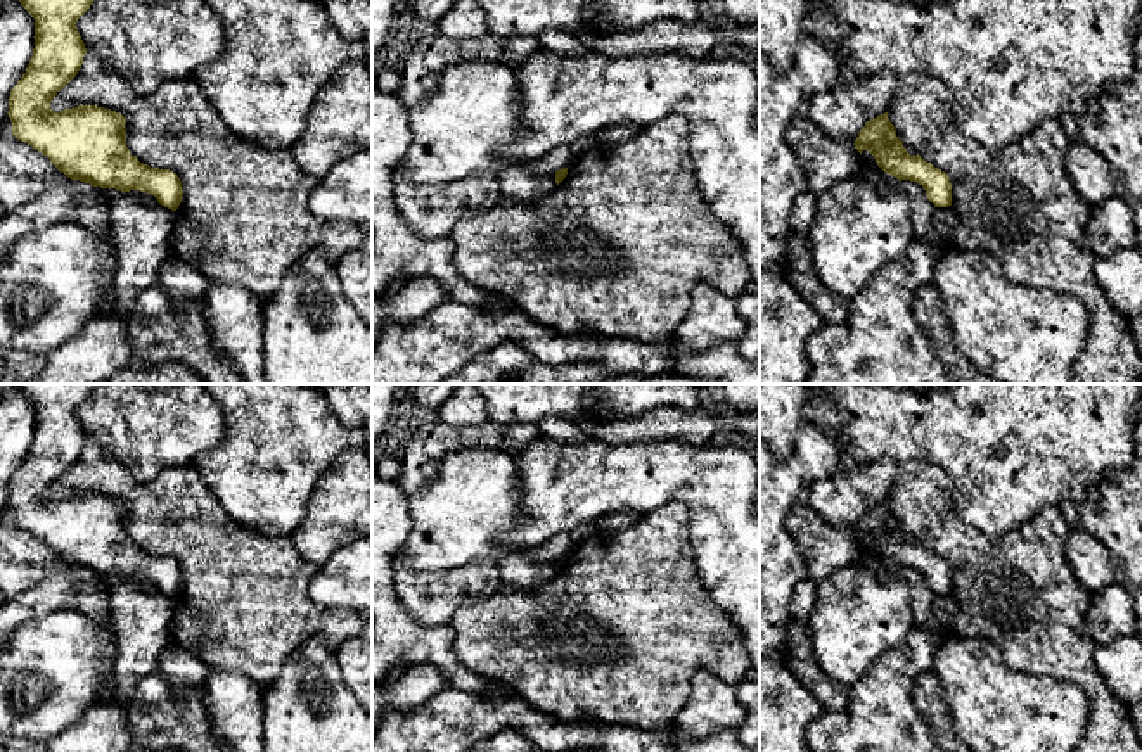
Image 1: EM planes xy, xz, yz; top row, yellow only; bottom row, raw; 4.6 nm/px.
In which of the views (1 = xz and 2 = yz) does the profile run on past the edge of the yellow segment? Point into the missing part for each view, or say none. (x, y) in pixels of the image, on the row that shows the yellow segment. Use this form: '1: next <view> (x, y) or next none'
1: next none
2: next none

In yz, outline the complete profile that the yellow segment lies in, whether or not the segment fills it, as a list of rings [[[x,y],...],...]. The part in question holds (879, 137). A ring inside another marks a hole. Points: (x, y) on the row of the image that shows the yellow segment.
[[[888,112],[867,121],[853,145],[860,154],[869,150],[884,173],[900,182],[917,182],[934,207],[952,206],[952,183],[948,175],[924,161],[919,154],[910,156],[907,152],[903,142],[896,137]]]

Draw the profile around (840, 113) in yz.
[[[879,71],[872,76],[848,80],[836,88],[813,93],[808,99],[808,119],[831,140],[855,143],[867,121],[889,111],[898,83],[898,73]]]

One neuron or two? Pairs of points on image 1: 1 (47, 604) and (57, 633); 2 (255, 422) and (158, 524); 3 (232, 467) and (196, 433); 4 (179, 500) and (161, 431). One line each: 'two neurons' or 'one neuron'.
1: two neurons
2: two neurons
3: two neurons
4: two neurons

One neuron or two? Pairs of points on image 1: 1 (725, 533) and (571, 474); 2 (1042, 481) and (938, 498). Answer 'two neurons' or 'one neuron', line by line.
1: one neuron
2: two neurons

